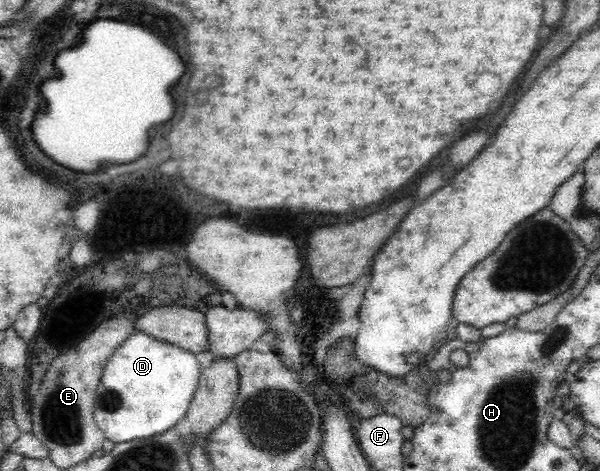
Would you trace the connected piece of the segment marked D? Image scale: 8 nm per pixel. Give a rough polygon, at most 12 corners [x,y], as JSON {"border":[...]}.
{"border":[[130,334],[104,365],[98,427],[113,443],[185,415],[199,356]]}

